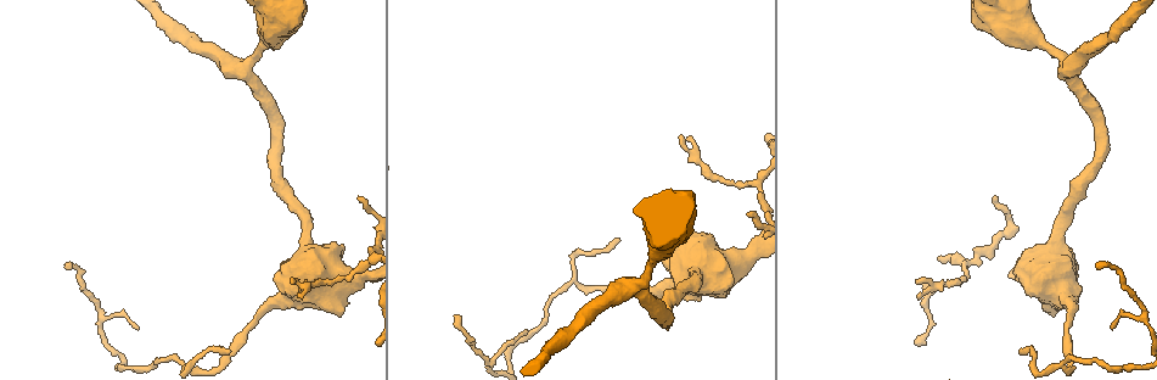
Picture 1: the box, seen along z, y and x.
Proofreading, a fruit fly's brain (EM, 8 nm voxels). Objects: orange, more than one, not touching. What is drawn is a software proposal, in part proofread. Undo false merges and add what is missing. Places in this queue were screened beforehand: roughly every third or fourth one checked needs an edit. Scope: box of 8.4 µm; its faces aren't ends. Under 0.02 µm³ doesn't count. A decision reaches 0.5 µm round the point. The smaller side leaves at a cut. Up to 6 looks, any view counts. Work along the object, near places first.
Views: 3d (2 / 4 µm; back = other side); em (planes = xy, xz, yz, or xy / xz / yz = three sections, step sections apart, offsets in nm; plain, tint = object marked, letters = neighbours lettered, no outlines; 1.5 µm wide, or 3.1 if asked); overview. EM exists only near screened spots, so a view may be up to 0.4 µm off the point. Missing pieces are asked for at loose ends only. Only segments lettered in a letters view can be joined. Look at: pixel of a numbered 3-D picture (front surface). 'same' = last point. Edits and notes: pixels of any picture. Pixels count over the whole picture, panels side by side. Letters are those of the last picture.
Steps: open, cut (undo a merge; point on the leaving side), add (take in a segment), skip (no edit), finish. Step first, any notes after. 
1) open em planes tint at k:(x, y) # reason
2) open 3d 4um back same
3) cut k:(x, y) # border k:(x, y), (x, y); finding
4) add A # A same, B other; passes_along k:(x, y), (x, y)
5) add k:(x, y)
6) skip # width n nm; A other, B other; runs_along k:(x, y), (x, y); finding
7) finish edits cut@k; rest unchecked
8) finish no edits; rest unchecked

open em planes letters at 1:(996, 199) # an open end

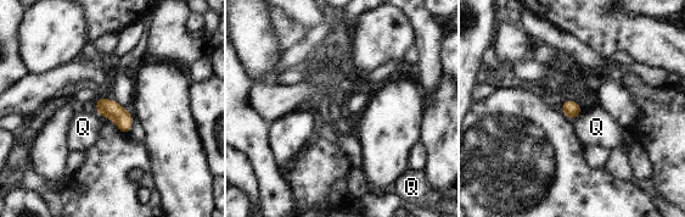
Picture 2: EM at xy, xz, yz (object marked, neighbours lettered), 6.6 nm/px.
skip # width 110 nm; longest_contact Q 90 nm; Q other; none of them fits

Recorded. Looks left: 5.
open 3d 4um at 1:(1053, 315) # stops while still wide

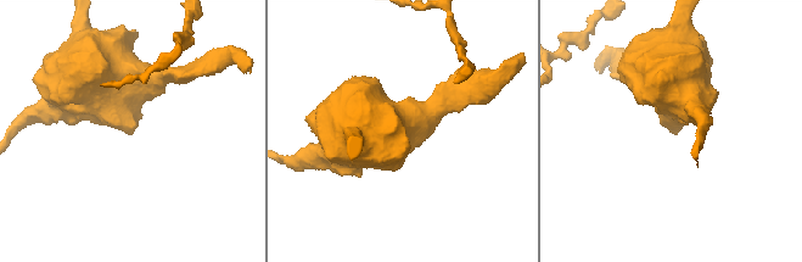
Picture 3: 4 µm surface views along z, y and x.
open em planes letters at 3:(676, 131)

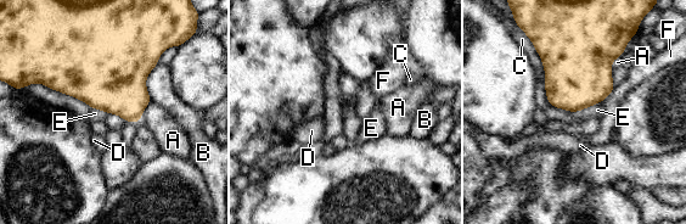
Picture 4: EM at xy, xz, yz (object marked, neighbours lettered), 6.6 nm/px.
skip # A other, B other, C other, D other, E other, F other; border 4:(602, 100), (571, 112); no lettered segment goes on from it

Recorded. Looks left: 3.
open em xy step 4 letters at 1:(1021, 348) # free end

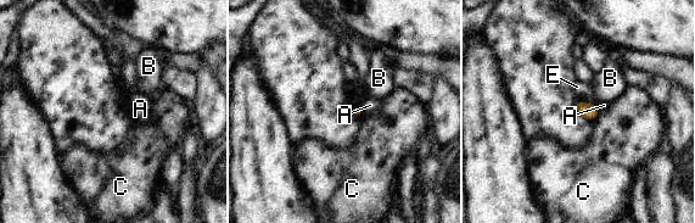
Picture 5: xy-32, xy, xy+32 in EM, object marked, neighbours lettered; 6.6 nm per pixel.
skip # A other, B other, C other, E other; no lettered segment goes on from it

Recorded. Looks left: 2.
finish no edits; rest unchecked

